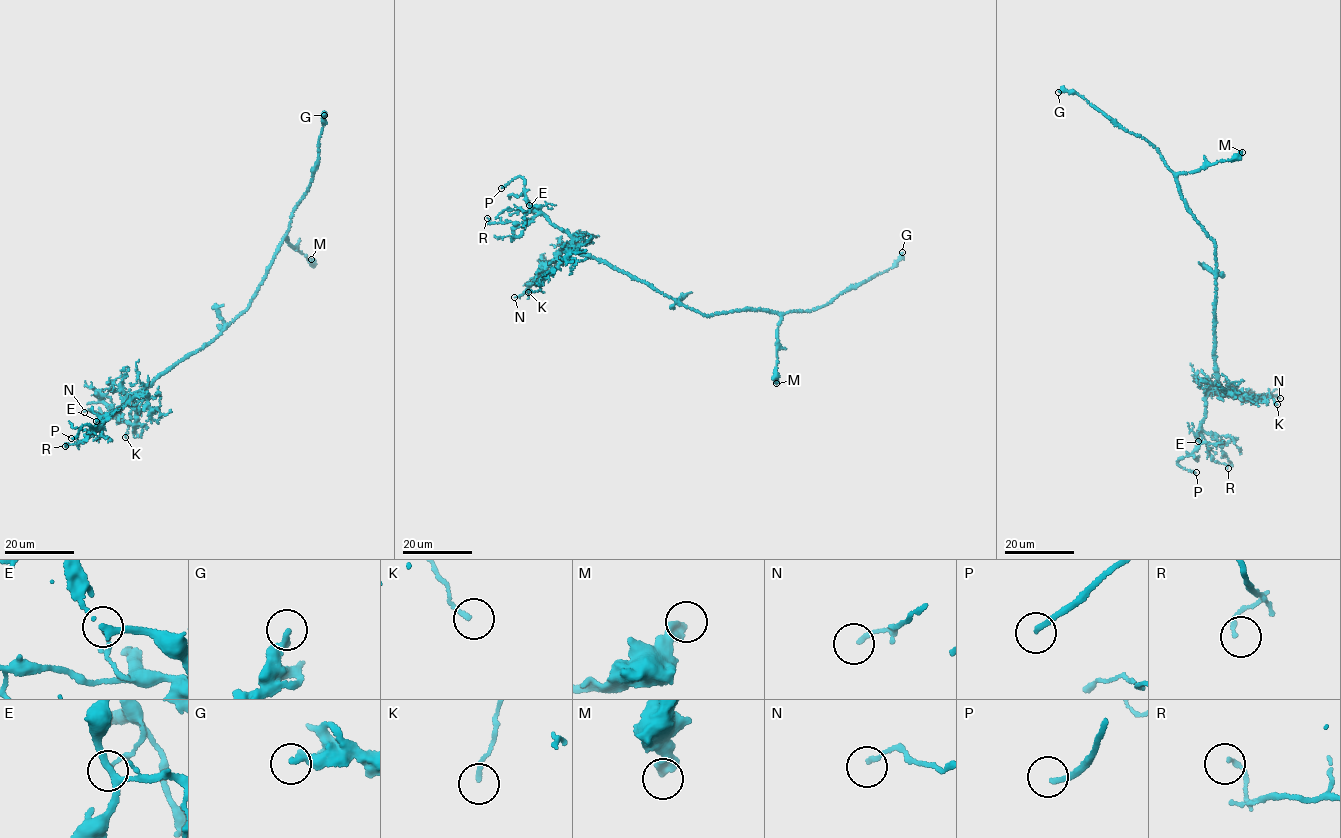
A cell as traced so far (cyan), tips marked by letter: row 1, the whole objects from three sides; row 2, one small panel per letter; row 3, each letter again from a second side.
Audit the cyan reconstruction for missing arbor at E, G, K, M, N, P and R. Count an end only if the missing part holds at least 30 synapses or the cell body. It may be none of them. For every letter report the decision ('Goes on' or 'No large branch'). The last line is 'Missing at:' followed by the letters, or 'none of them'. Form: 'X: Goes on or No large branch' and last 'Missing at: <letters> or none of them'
E: No large branch
G: No large branch
K: No large branch
M: No large branch
N: No large branch
P: Goes on
R: No large branch
Missing at: P

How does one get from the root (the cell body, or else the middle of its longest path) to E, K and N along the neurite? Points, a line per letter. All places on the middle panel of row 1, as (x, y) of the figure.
E: (685, 306), (644, 282), (584, 256), (573, 248), (569, 235), (531, 210), (529, 205)
K: (685, 306), (604, 262), (574, 251), (559, 254), (559, 265), (542, 277), (540, 291), (528, 292)
N: (685, 306), (604, 262), (570, 250), (560, 253), (542, 276), (514, 297)

